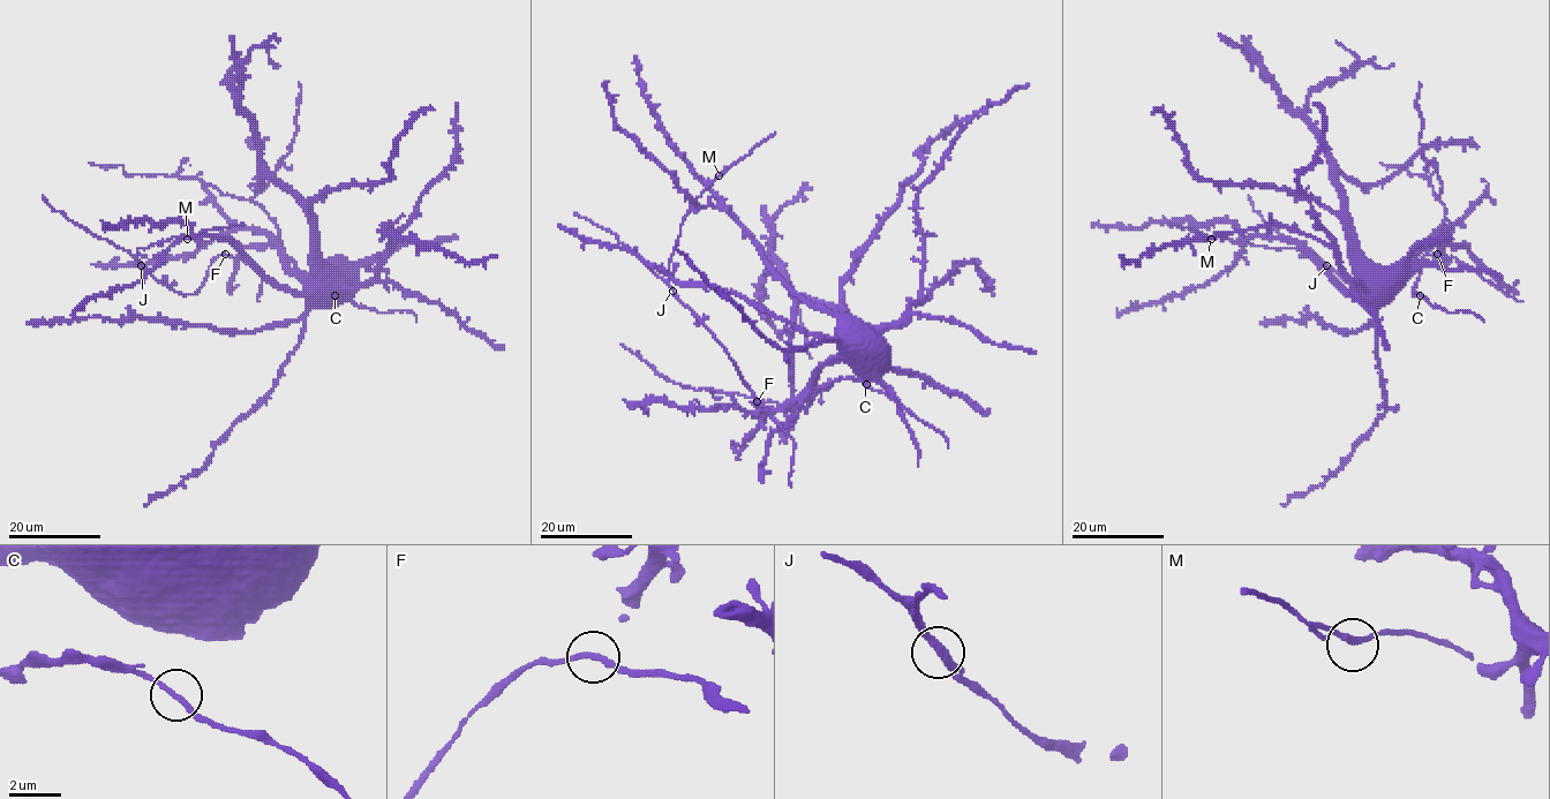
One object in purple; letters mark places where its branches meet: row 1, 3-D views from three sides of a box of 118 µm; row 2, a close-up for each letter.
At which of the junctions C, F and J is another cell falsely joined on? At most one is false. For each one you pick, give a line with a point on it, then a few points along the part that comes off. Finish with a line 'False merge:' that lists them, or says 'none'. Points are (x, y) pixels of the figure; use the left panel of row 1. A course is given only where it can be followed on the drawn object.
J: Place: (141, 265). Course of the part to remove: (141, 266), (137, 262), (140, 248), (243, 224)
False merge: J

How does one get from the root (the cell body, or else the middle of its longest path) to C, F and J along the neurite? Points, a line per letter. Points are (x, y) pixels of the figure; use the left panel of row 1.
C: (320, 271), (316, 265), (311, 277), (300, 277), (288, 266), (277, 242), (303, 284), (317, 295), (333, 296)
F: (320, 271), (292, 293), (205, 236), (140, 248), (137, 261), (194, 294), (225, 255)
J: (320, 271), (306, 293), (292, 293), (230, 240), (205, 236), (164, 253), (140, 248), (141, 266)

